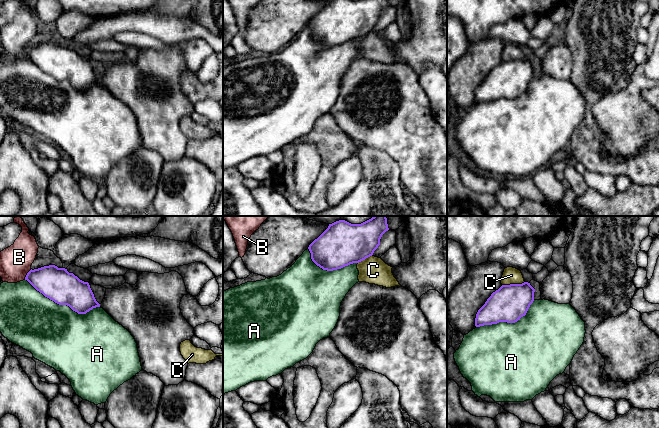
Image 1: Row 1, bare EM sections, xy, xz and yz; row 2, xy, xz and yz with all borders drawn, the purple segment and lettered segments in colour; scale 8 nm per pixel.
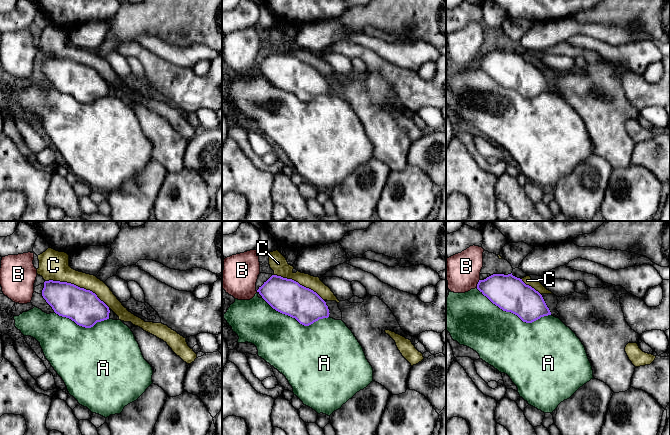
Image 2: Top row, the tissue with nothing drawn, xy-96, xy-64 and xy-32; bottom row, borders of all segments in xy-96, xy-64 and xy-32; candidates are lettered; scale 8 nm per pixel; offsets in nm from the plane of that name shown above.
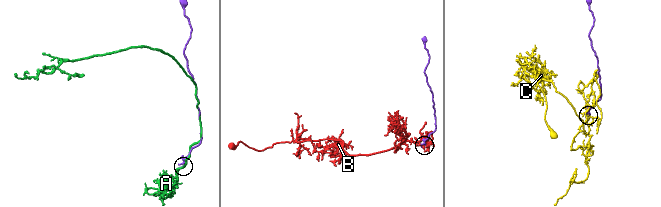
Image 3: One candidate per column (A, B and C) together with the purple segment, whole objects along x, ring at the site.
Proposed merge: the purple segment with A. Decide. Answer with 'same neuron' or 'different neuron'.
same neuron

